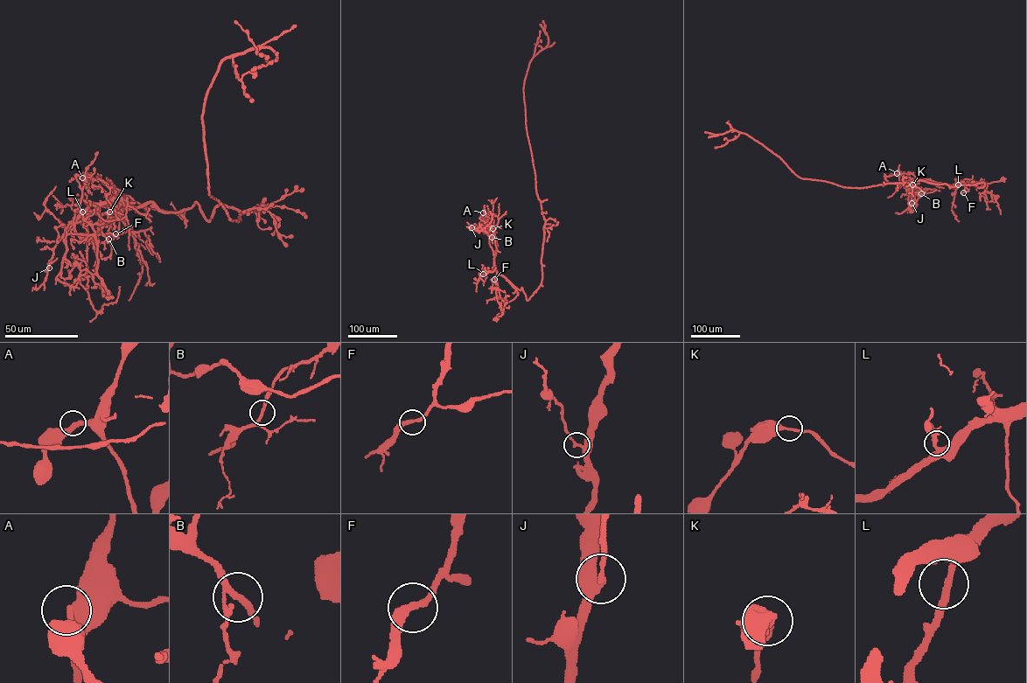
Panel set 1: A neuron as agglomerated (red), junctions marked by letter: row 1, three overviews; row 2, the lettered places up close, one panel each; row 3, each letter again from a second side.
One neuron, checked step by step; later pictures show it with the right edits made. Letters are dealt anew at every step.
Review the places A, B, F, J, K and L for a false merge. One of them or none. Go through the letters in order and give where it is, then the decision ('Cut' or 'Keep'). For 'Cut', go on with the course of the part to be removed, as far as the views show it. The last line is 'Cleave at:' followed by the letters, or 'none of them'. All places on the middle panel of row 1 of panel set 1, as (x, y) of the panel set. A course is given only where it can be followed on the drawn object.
A: Place: (483, 212). Keep
B: Place: (492, 237). Keep
F: Place: (494, 279). Keep
J: Place: (471, 227). Keep
K: Place: (492, 228). Cut. Course of the part to remove: (492, 228), (487, 221), (483, 226), (489, 232), (493, 255)
L: Place: (483, 274). Keep
Cleave at: K

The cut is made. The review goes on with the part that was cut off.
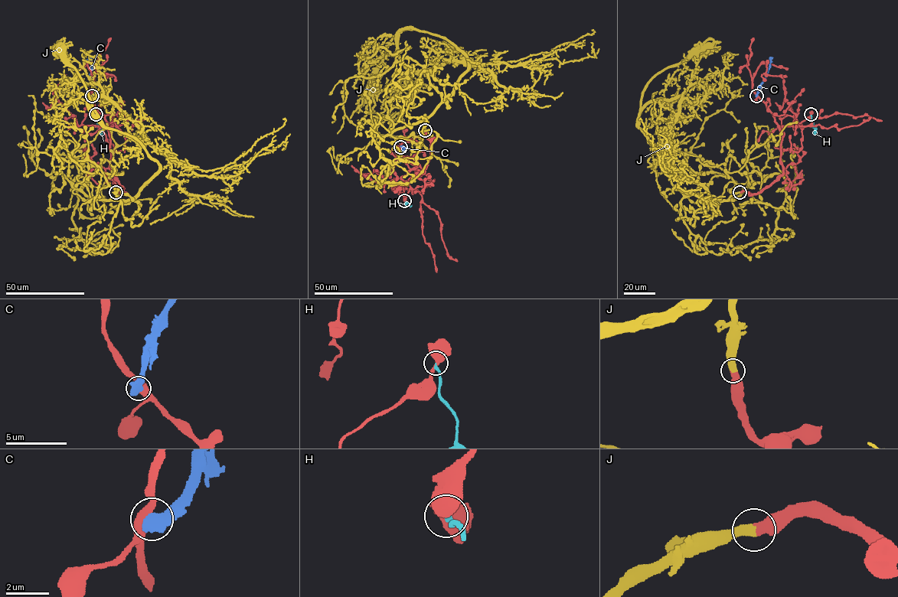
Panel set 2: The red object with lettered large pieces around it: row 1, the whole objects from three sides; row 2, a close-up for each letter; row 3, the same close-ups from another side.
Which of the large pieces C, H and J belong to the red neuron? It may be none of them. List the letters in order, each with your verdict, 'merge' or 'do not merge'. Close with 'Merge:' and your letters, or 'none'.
C: do not merge
H: do not merge
J: merge
Merge: J

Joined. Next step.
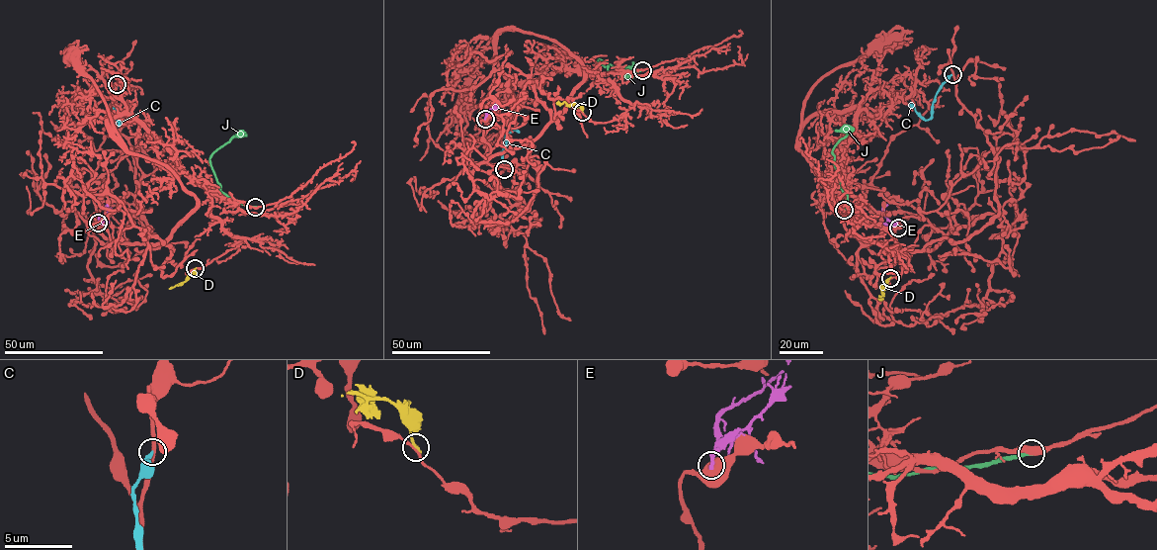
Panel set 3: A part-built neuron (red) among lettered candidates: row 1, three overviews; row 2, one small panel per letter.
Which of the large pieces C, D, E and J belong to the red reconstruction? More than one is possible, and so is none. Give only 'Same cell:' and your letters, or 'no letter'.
Same cell: no letter

